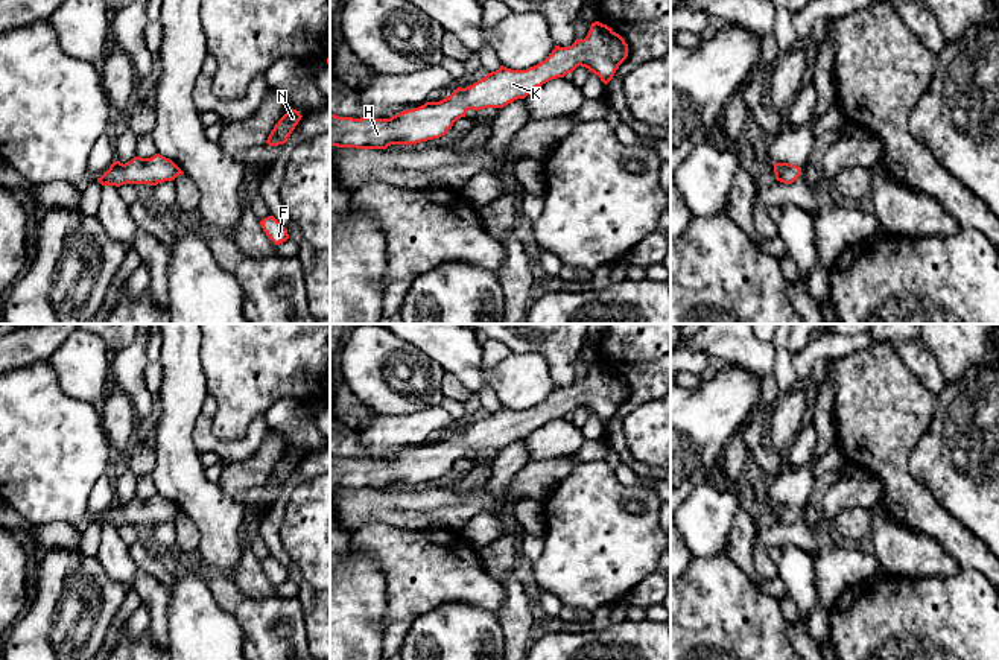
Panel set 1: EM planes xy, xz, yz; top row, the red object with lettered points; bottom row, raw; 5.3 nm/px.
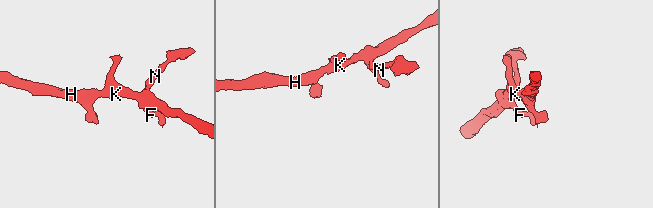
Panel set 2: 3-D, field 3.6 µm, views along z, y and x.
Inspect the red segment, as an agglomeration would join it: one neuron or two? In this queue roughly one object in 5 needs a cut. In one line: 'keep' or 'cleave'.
keep

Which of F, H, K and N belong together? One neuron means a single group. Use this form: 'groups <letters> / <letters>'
groups F H K N

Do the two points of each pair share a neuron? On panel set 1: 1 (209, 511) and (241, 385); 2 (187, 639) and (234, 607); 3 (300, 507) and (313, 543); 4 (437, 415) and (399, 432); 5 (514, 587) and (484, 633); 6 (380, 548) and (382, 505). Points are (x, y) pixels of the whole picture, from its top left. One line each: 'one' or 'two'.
1: two
2: two
3: one
4: one
5: two
6: two

